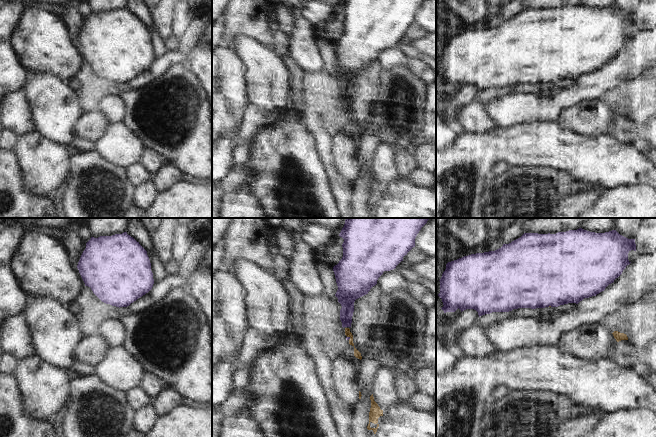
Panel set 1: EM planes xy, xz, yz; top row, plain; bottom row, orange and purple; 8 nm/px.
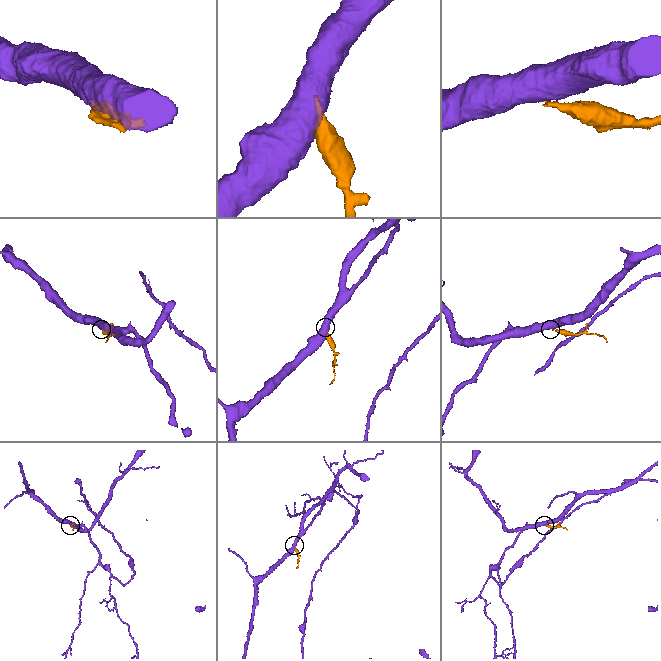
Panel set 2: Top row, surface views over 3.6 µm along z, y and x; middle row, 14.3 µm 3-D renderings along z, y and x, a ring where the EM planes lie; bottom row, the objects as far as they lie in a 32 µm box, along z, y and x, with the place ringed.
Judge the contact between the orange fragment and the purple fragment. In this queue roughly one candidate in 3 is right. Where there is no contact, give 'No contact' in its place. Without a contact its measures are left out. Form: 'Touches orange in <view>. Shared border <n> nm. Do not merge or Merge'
Touches orange in xz. Shared border 40 nm. Do not merge.

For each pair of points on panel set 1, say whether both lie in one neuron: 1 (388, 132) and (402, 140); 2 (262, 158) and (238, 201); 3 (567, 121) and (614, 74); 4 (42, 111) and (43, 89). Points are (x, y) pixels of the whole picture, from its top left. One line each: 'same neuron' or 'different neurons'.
1: same neuron
2: different neurons
3: different neurons
4: same neuron

